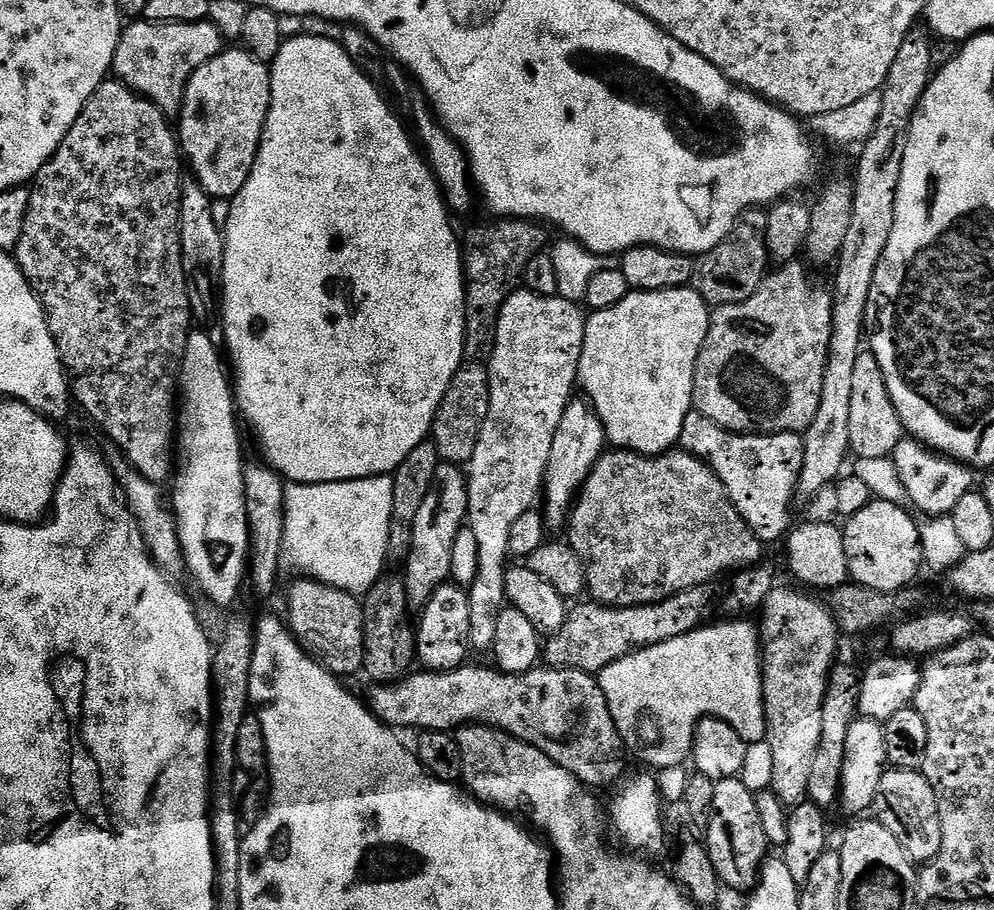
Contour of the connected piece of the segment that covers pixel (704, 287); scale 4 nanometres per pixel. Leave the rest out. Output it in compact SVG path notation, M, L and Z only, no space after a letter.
M763 207L748 208L740 215L728 233L727 238L718 242L709 252L695 257L696 269L692 275L691 287L710 306L746 302L750 294L758 290L770 268L770 257L766 246L766 222L768 213Z

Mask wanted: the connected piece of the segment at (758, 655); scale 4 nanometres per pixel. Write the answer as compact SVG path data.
M732 618L728 624L713 628L701 626L670 642L650 646L606 666L598 679L606 694L610 714L620 728L625 741L636 740L636 756L652 768L676 768L688 764L696 727L705 718L724 720L749 744L765 743L768 719L764 713L764 673L760 634L755 623L744 618Z

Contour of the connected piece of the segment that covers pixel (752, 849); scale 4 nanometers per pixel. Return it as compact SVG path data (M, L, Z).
M740 776L717 780L714 783L714 806L706 822L706 847L721 885L728 887L729 884L732 888L747 889L769 855L768 832L764 829L764 820L760 817L756 800L757 793L752 792L747 779Z

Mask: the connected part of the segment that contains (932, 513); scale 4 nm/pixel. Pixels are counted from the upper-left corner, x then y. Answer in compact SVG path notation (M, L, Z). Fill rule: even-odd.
M911 438L900 440L898 446L894 446L890 459L901 478L902 486L905 487L908 504L917 513L925 512L925 517L951 516L962 494L973 491L974 472L969 465L961 464L959 460L953 460L952 457L937 452L936 449L923 444L921 440Z

